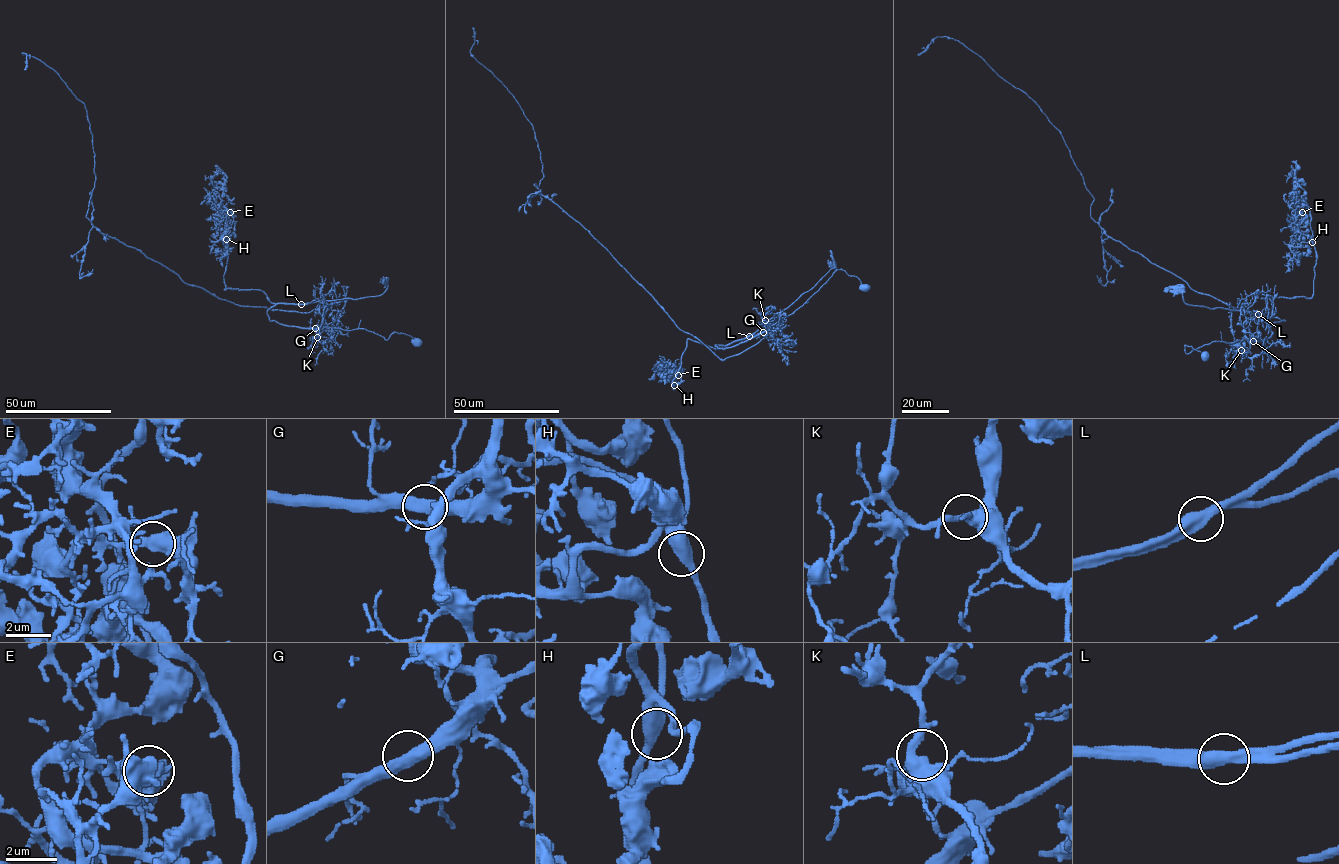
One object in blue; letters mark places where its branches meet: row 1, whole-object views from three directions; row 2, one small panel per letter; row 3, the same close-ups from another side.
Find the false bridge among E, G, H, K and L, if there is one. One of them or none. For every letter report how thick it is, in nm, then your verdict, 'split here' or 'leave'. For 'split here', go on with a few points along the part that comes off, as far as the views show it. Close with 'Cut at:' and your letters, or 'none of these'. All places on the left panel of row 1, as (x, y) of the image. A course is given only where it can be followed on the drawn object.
E: calibre 440 nm; leave
G: calibre 480 nm; leave
H: calibre 480 nm; leave
K: calibre 480 nm; leave
L: calibre 500 nm; split here; course (301, 304), (272, 302), (257, 290), (224, 289), (226, 176), (219, 168), (210, 178), (205, 175)
Cut at: L

